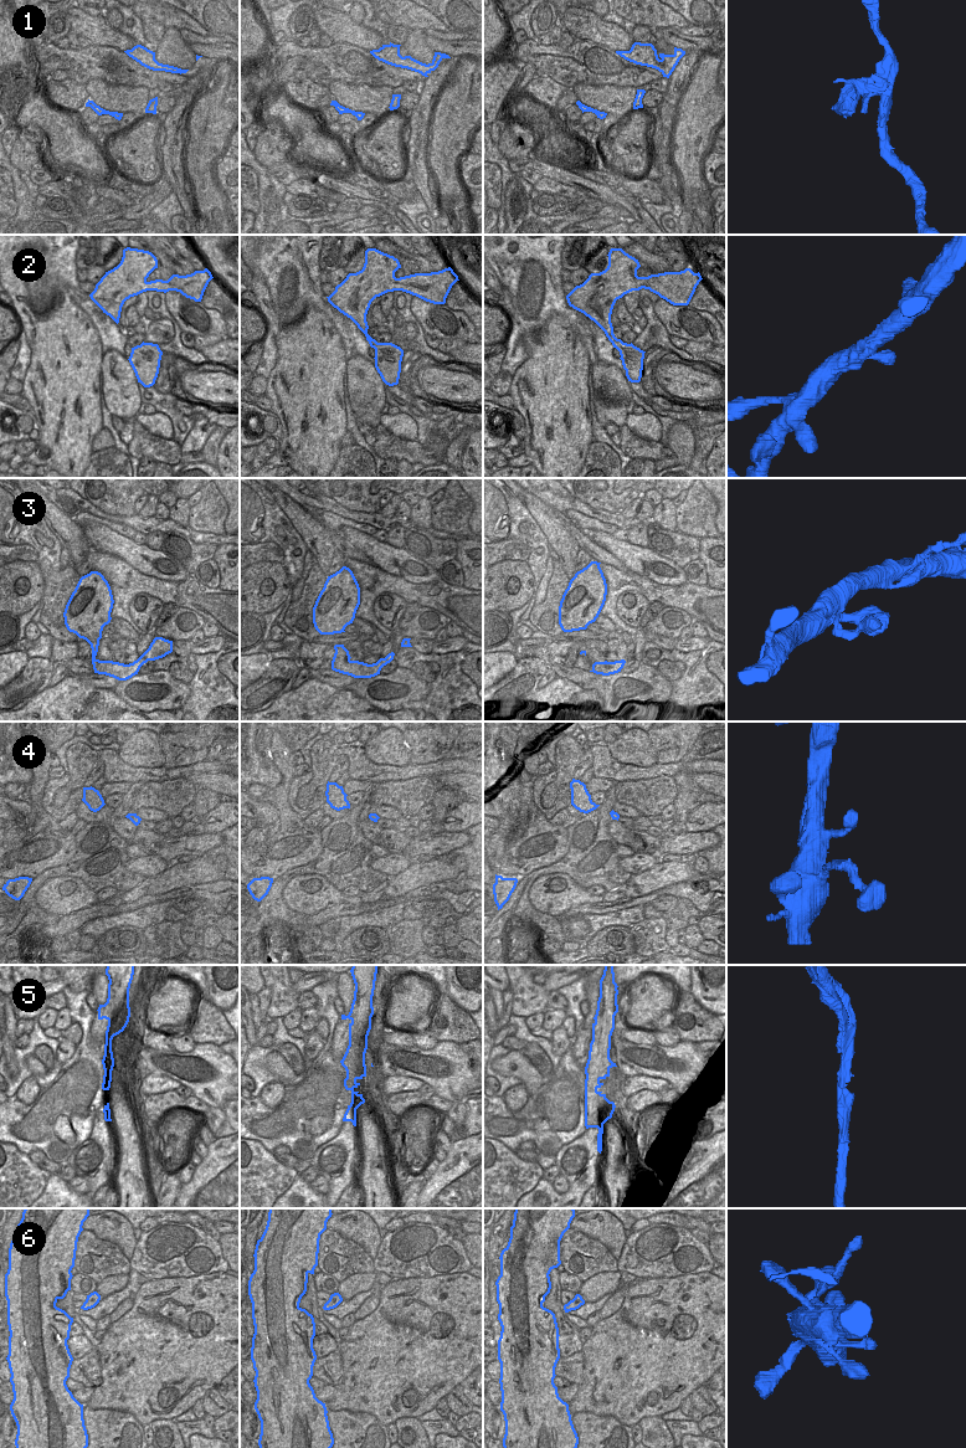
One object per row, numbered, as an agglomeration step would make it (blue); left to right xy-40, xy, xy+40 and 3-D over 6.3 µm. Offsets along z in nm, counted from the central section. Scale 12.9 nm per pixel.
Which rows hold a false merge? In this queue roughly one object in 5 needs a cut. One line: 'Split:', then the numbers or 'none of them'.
Split: 1, 5

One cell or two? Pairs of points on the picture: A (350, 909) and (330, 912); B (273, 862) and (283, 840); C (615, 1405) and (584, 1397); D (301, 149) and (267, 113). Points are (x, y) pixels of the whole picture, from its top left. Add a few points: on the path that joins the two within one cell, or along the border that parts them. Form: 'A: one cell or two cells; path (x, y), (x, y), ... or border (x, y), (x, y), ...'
A: one cell; path (345, 909), (335, 912)
B: one cell; path (275, 857), (283, 848), (283, 845)
C: one cell; path (607, 1405), (594, 1406), (591, 1403)
D: one cell; path (301, 137), (279, 113)

